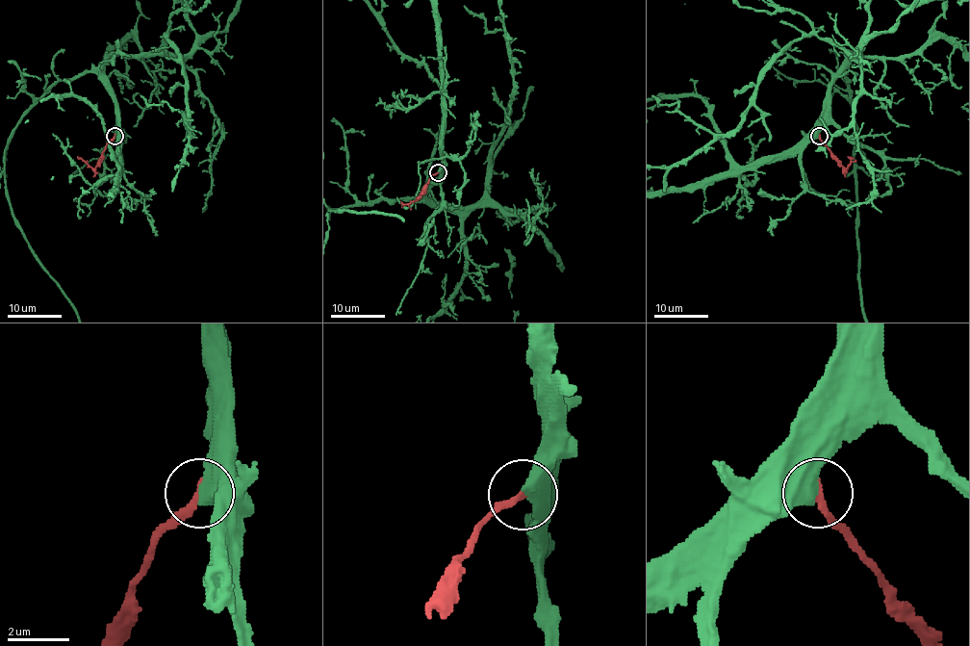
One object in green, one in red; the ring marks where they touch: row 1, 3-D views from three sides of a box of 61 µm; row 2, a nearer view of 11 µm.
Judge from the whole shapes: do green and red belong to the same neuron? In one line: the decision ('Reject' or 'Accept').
Accept

